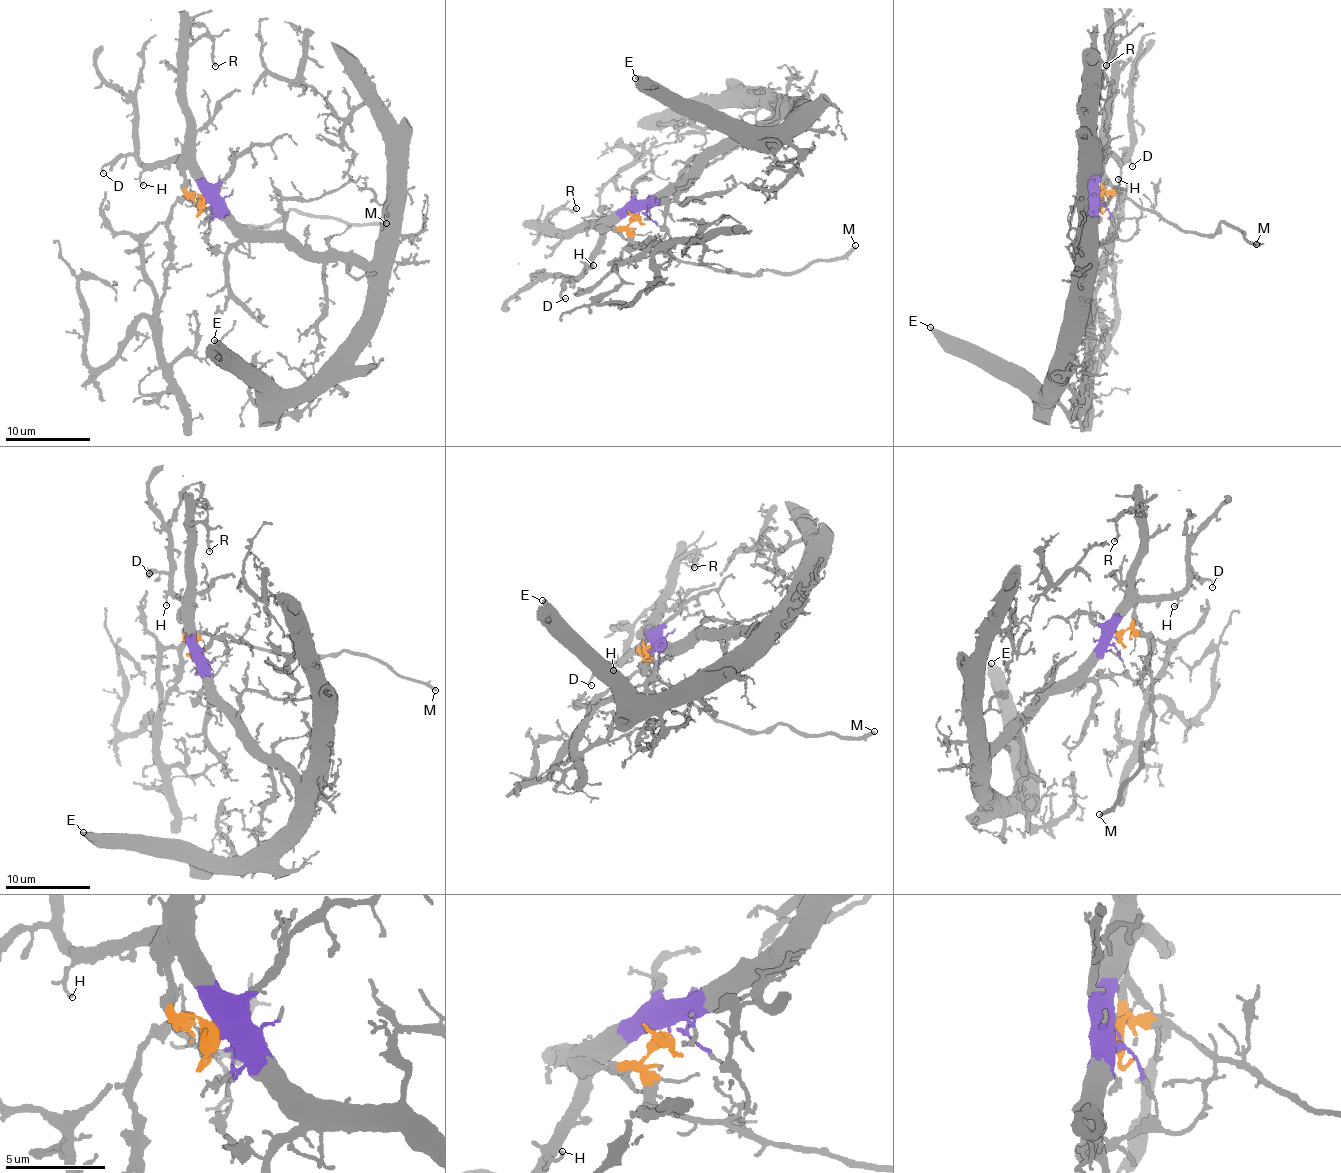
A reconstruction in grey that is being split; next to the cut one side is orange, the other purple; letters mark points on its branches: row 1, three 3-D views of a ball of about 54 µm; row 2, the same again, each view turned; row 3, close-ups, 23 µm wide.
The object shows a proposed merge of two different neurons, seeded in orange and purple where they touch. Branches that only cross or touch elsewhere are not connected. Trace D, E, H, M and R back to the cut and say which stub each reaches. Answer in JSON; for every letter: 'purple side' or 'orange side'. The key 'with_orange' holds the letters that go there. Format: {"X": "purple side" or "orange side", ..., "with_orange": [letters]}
{"D": "purple side", "E": "purple side", "H": "purple side", "M": "orange side", "R": "purple side", "with_orange": ["M"]}

